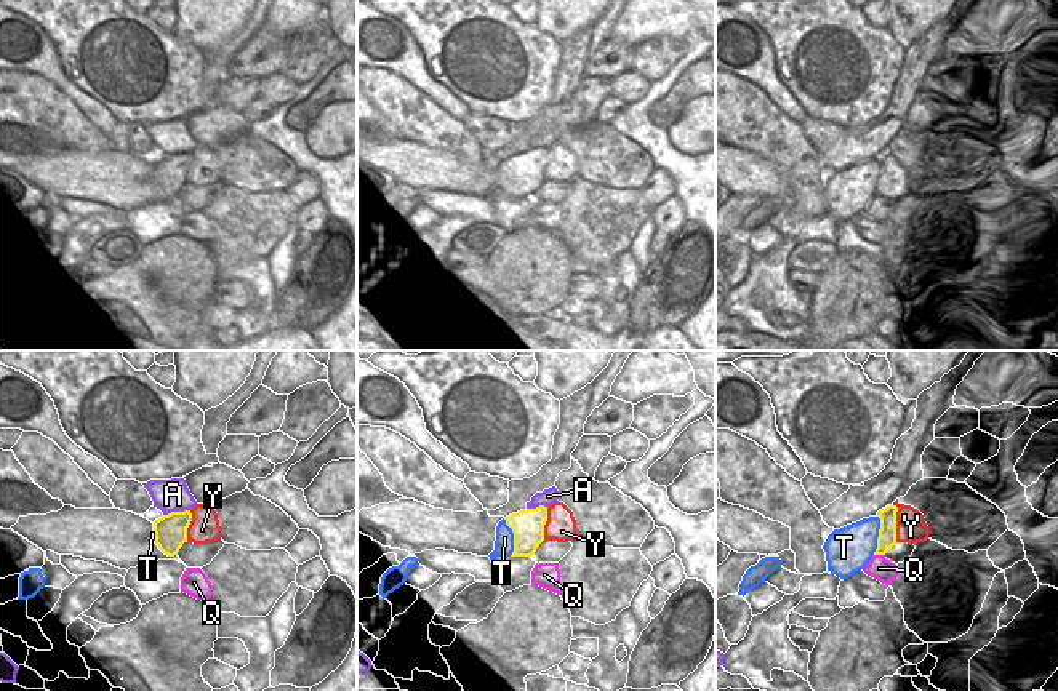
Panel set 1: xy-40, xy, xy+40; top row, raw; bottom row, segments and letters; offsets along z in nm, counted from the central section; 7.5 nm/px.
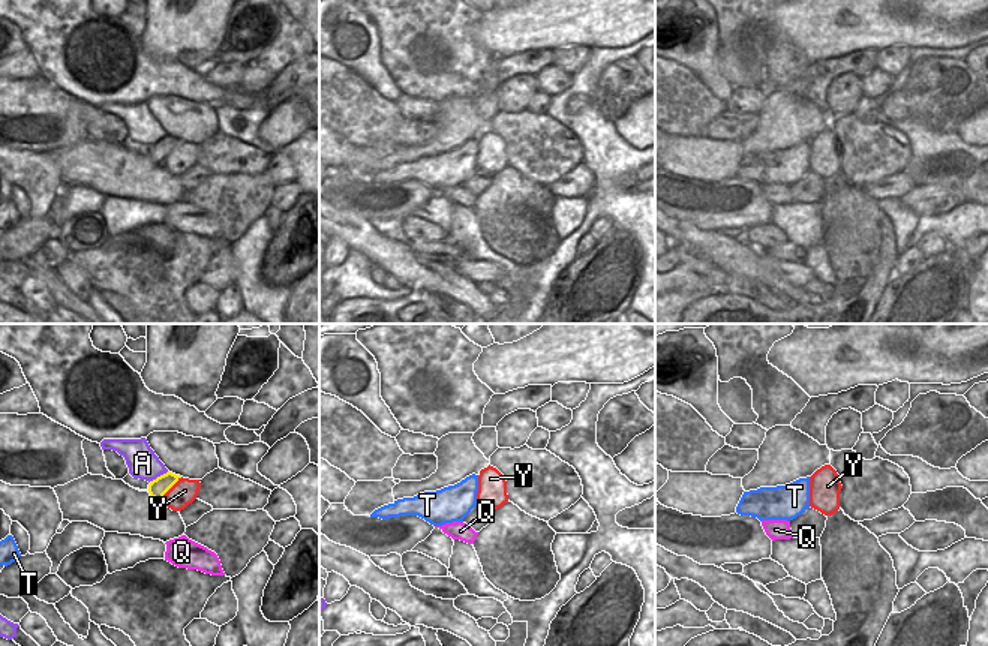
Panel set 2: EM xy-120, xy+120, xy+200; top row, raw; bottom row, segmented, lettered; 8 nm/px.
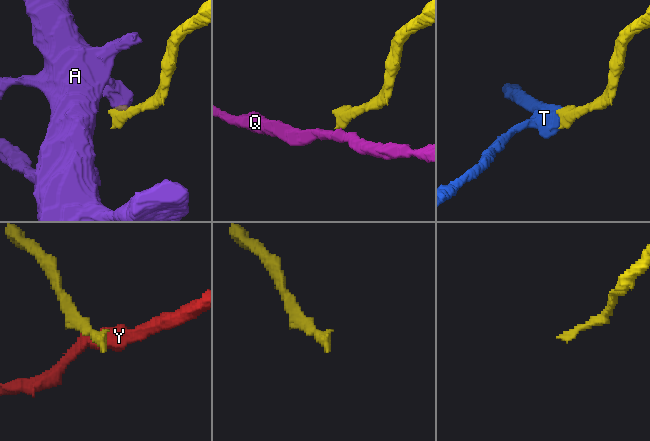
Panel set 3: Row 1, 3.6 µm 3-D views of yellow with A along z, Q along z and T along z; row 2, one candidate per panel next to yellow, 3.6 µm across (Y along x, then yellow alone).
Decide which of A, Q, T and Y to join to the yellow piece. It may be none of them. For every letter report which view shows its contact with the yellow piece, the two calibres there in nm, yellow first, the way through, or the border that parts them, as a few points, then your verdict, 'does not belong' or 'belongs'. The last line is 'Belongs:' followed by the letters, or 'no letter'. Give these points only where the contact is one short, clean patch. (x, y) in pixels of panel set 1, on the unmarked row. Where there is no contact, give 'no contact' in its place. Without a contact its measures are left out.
A: contact in xy-40; calibres 240 and 240 nm; border xy-40 (189, 151), (164, 157); does not belong
Q: contact in xy+40; calibres 140 and 170 nm; border xy+40 (874, 195), (884, 197); does not belong
T: contact in xy+40; calibres 140 and 340 nm; way xy+40 (887, 176), (879, 176), (868, 178), (850, 189); belongs
Y: contact in xy+40; calibres 140 and 220 nm; does not belong
Belongs: T

